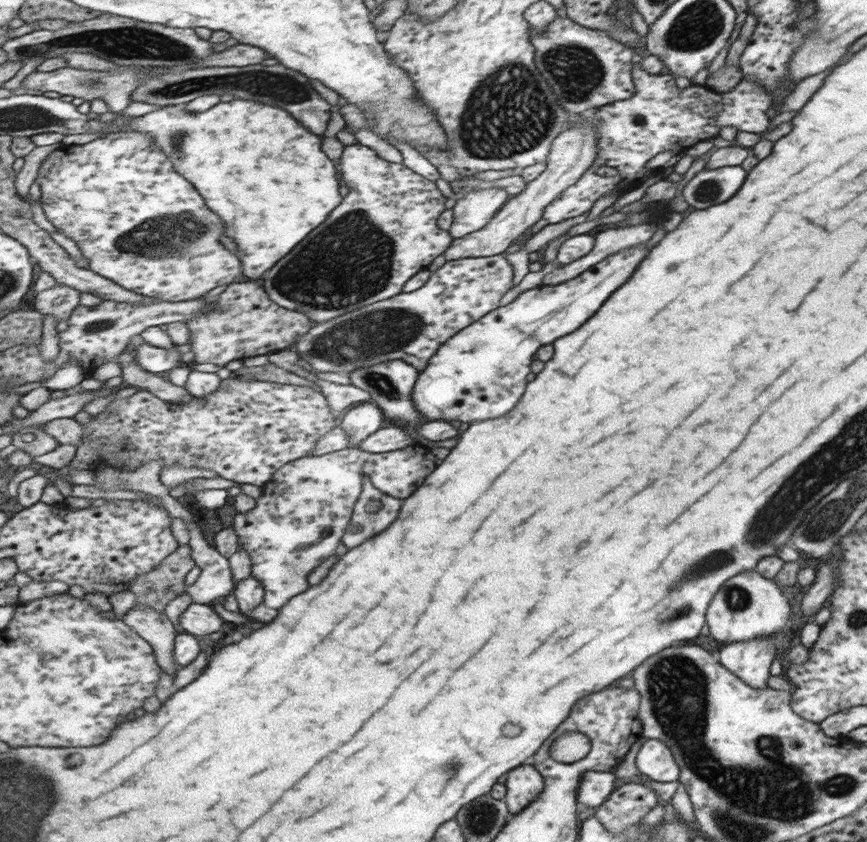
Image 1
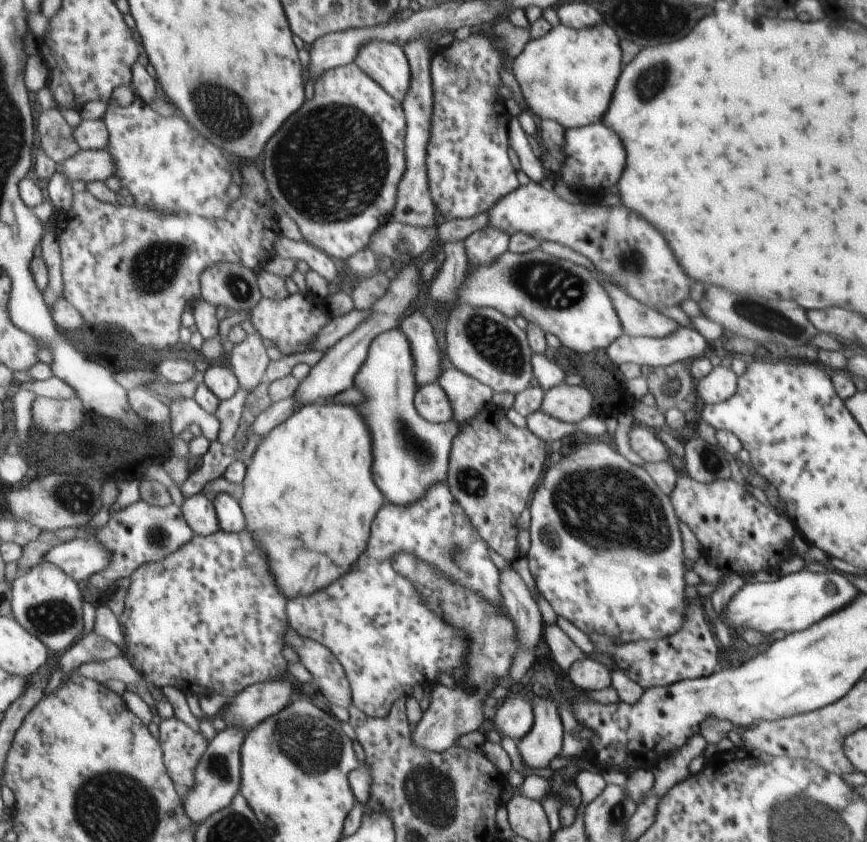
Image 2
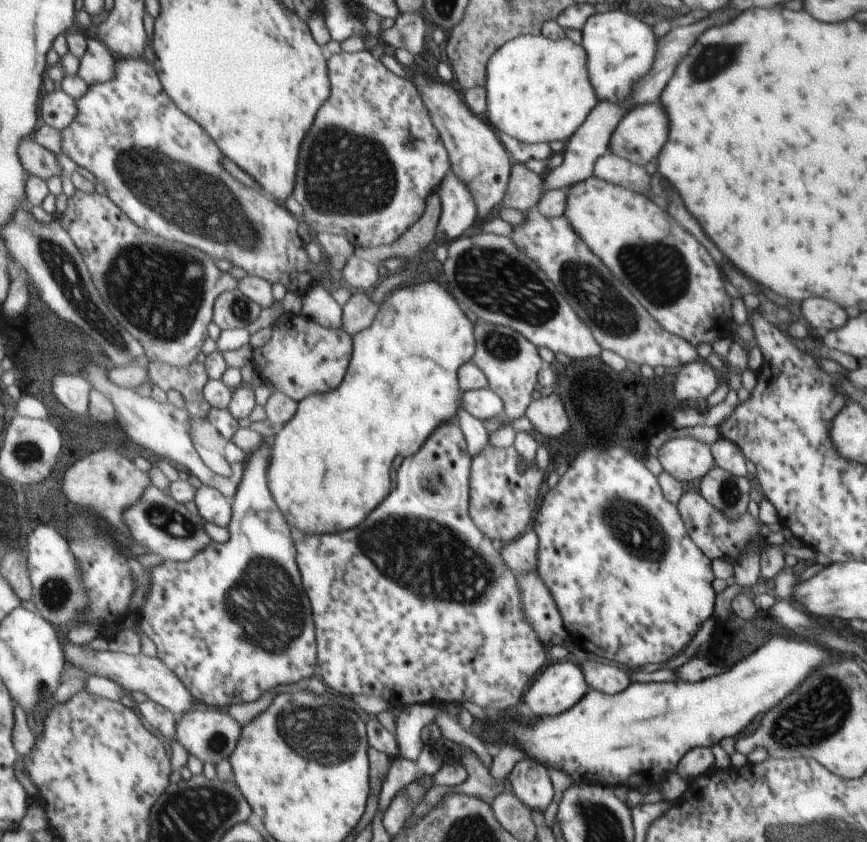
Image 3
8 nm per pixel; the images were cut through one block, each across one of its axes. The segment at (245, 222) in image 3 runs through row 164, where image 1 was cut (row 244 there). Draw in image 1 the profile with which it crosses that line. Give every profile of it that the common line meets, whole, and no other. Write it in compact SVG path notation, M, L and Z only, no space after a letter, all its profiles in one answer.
M137 131L131 133L109 133L102 138L89 142L87 145L63 146L51 154L39 169L36 182L40 185L42 192L40 197L41 208L45 211L46 217L58 229L61 229L65 236L73 239L81 247L85 258L89 260L89 268L97 274L114 280L117 284L127 288L127 290L132 290L147 297L160 298L162 301L172 303L190 301L207 294L213 288L219 288L223 284L230 285L234 283L239 276L244 274L244 262L239 255L229 252L221 244L221 236L225 232L225 222L213 210L209 210L209 206L205 204L205 200L197 192L197 188L189 180L181 178L181 174L177 174L173 170L173 166L173 162L156 145L151 135Z

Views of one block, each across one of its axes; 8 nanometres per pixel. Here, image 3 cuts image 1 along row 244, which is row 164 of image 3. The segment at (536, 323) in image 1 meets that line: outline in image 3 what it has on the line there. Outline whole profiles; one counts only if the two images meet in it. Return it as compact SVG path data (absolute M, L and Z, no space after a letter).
M655 102L648 105L639 105L629 109L618 120L616 128L609 137L608 152L611 152L619 158L626 158L630 163L642 167L647 164L647 162L651 162L651 160L657 156L659 148L663 146L663 142L665 142L665 138L667 138L667 118L665 118L665 114L663 114L663 110L661 110L661 108L663 108L663 106L659 105L658 102Z

